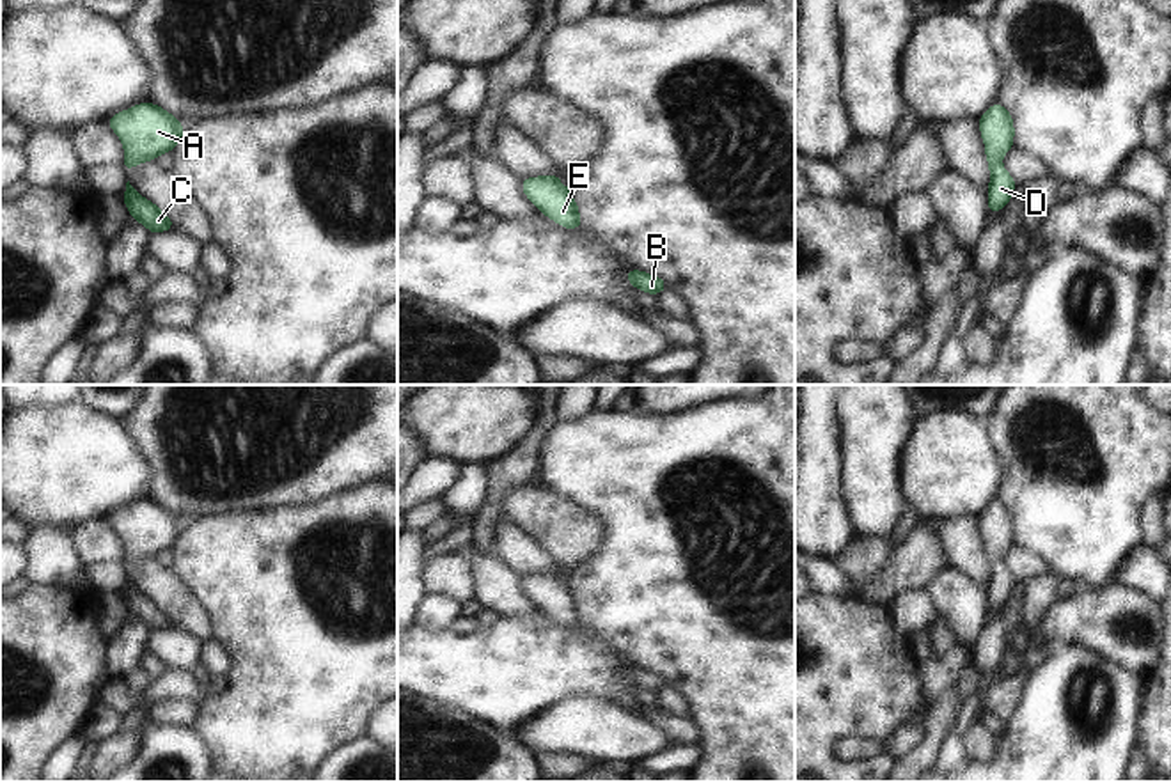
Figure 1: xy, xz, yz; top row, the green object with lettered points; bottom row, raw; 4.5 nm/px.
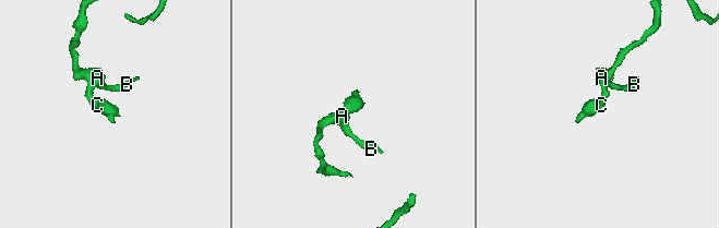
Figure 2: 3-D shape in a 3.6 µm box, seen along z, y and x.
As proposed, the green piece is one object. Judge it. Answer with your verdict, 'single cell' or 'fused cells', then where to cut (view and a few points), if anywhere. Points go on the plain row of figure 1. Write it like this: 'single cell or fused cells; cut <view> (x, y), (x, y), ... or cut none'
single cell; cut none

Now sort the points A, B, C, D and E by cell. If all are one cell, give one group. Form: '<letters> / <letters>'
A B C D E

